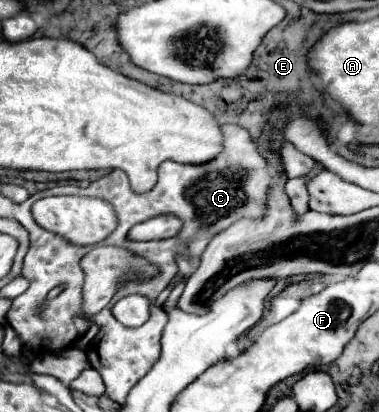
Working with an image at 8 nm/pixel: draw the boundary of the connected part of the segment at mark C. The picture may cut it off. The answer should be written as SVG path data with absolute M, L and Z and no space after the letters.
M224 125L224 151L216 161L204 163L204 165L182 165L174 161L166 161L158 169L158 183L152 191L146 193L134 193L130 189L128 177L122 171L110 171L102 179L94 181L90 187L80 189L72 185L58 185L46 191L46 195L96 195L105 199L118 215L122 215L122 225L118 225L116 233L112 233L108 239L104 239L98 245L124 245L126 233L132 225L142 223L154 215L160 213L174 213L184 221L182 231L166 241L150 241L146 243L150 251L150 261L160 269L160 273L154 276L148 283L153 289L162 290L170 283L172 277L176 277L176 257L178 255L200 255L204 247L208 245L208 239L216 235L216 231L222 231L224 227L230 227L236 219L248 217L248 215L260 215L264 211L264 191L268 189L268 179L272 175L268 173L266 159L260 155L258 147L254 145L250 133L238 125Z

